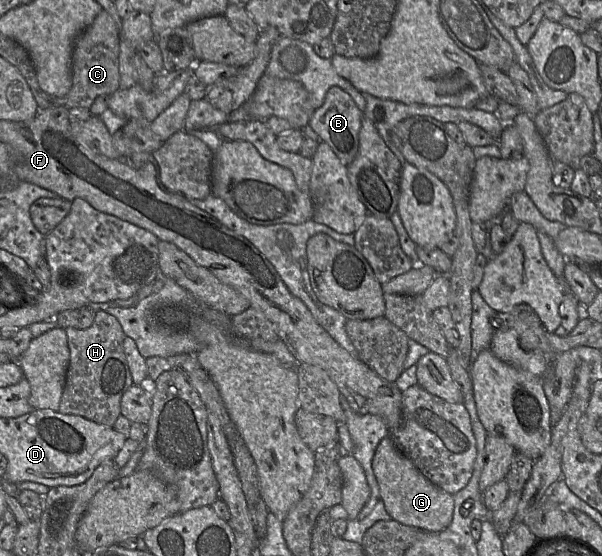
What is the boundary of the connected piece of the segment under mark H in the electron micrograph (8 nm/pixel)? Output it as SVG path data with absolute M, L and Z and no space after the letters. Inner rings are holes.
M105 311L95 313L93 324L87 329L66 328L69 347L69 364L65 377L58 412L63 414L79 415L97 424L112 427L121 415L120 402L122 395L133 385L123 341L126 337L118 320Z

